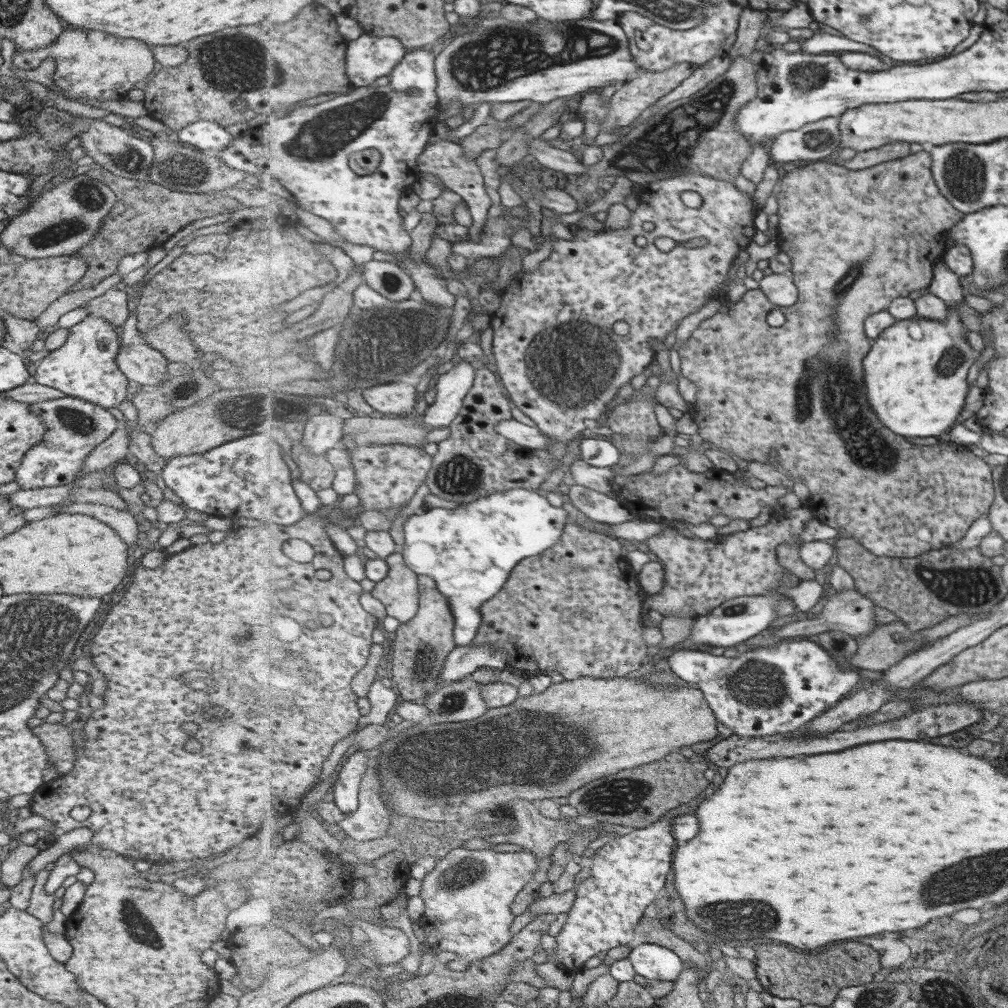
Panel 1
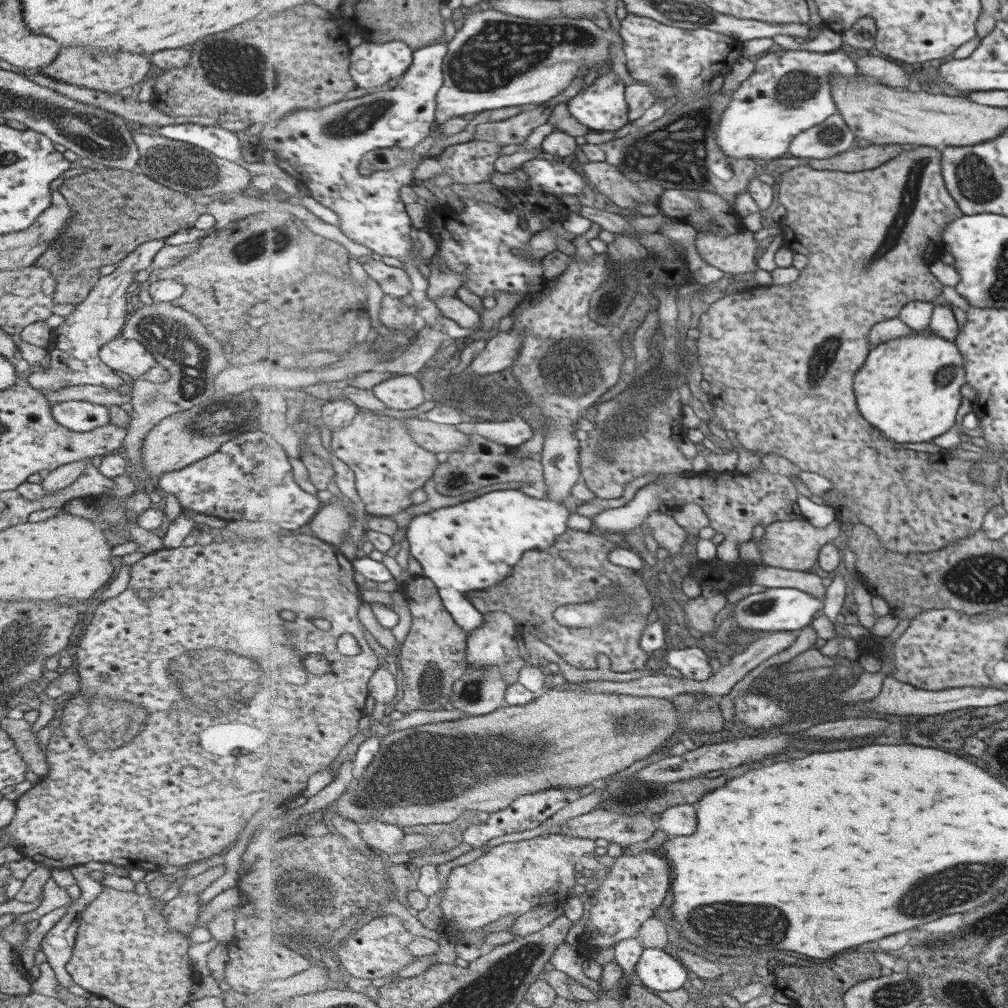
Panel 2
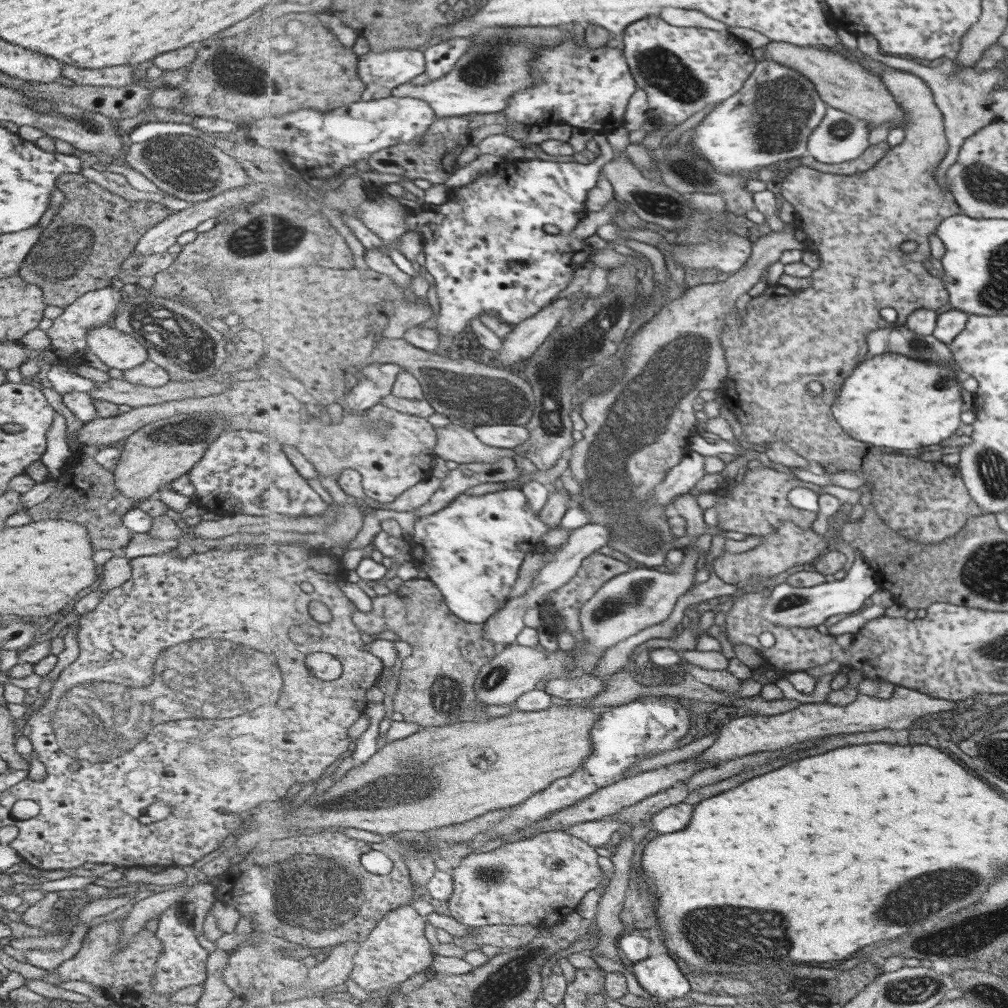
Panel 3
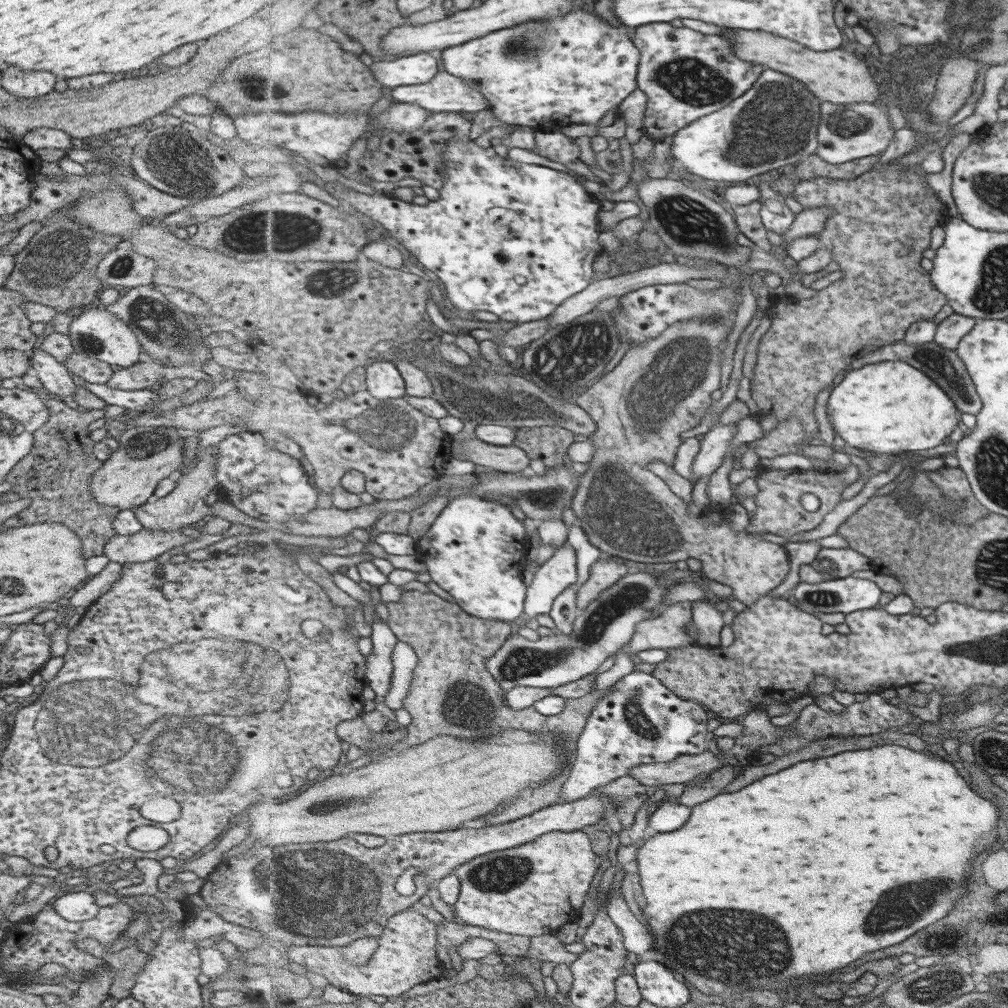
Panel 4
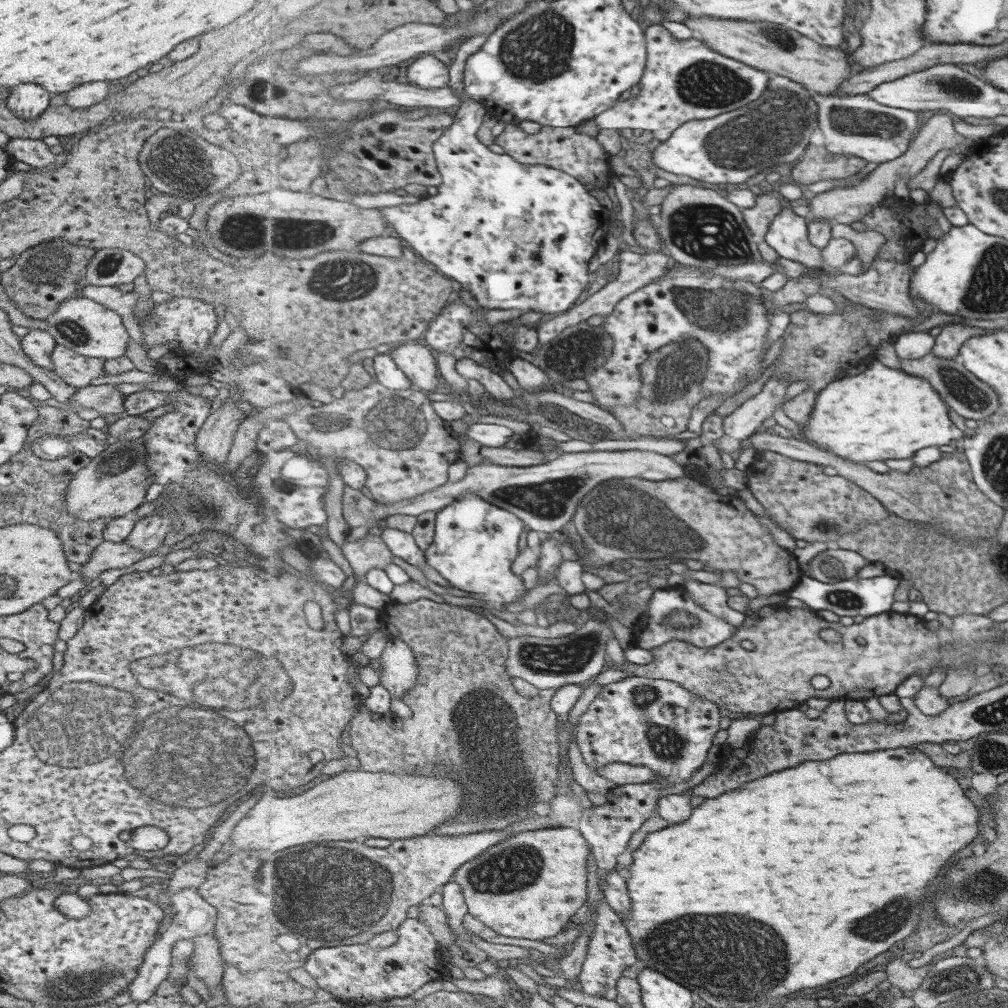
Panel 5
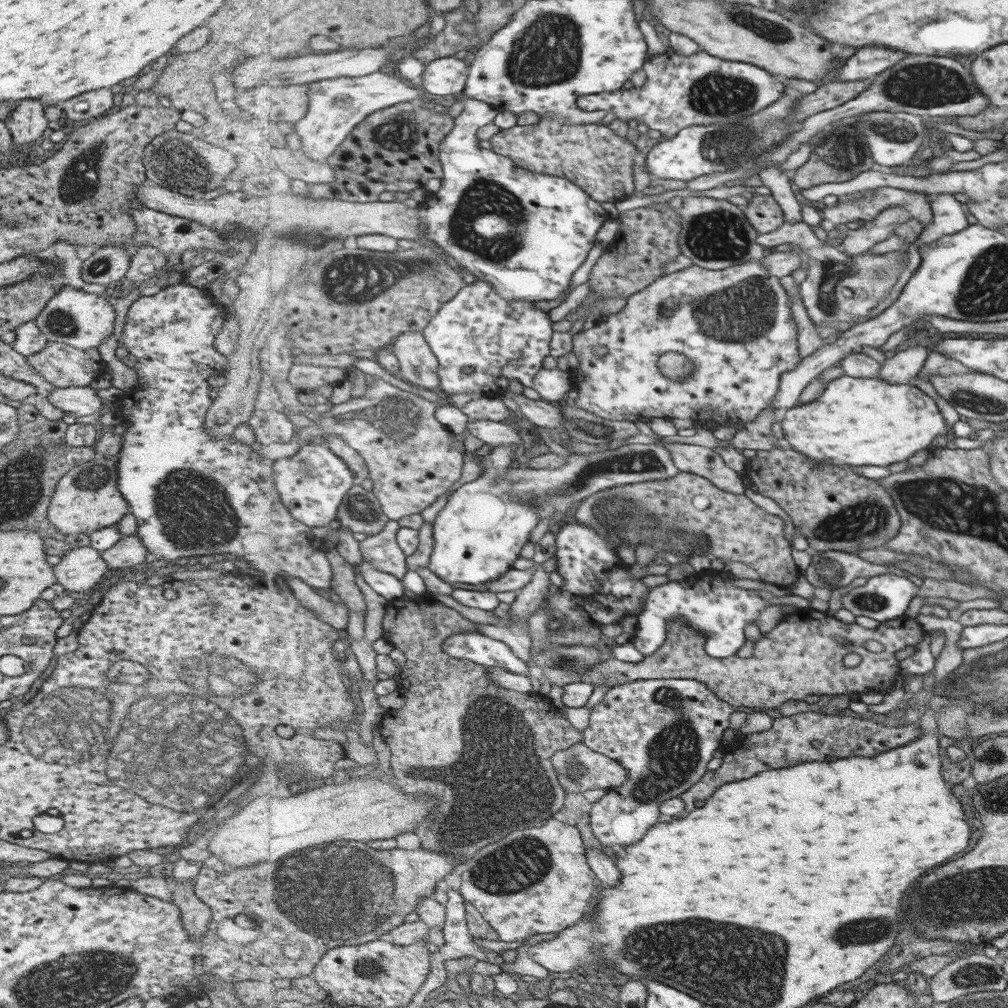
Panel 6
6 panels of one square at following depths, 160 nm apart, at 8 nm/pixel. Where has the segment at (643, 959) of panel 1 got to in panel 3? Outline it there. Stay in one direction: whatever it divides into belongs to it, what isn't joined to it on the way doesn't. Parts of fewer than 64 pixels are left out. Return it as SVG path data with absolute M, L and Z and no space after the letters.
M668 953L656 955L631 967L641 985L650 994L668 1001L684 998L692 992L683 963Z

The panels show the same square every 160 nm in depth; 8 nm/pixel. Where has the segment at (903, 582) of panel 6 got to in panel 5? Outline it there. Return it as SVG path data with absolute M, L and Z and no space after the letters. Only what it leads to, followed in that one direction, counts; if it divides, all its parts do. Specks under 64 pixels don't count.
M894 573L878 576L876 578L851 579L834 584L824 583L816 578L804 575L799 586L788 593L792 598L800 599L814 611L829 610L839 617L863 616L865 618L892 612L896 604L896 592L900 588L900 581Z

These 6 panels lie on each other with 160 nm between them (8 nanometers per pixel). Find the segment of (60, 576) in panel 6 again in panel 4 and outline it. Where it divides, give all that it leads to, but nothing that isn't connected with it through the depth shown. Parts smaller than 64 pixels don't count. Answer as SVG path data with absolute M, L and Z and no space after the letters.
M144 530L132 535L114 535L104 545L103 554L110 562L125 565L130 562L146 562L160 557L176 546L198 539L204 530Z

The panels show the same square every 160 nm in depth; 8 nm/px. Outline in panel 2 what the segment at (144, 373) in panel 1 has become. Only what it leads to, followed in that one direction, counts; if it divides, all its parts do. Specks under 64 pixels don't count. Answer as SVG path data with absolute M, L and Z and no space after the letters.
M124 337L106 342L100 347L99 355L111 369L120 370L135 380L144 379L143 374L157 364L144 343Z

